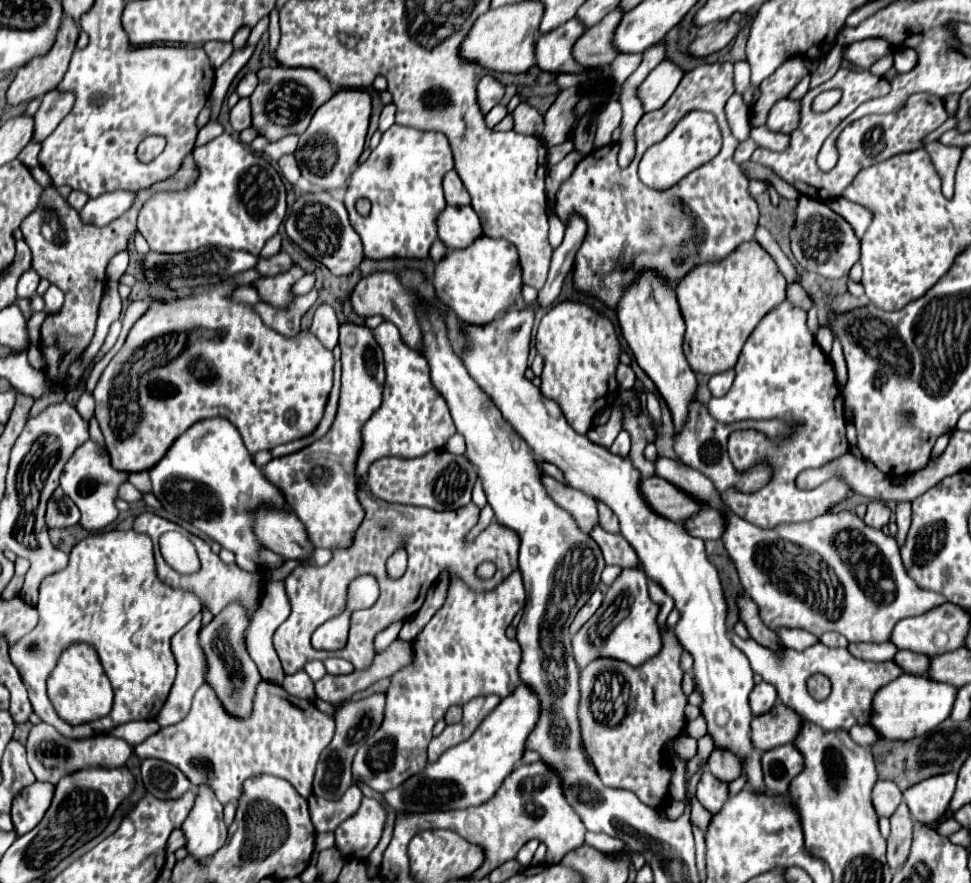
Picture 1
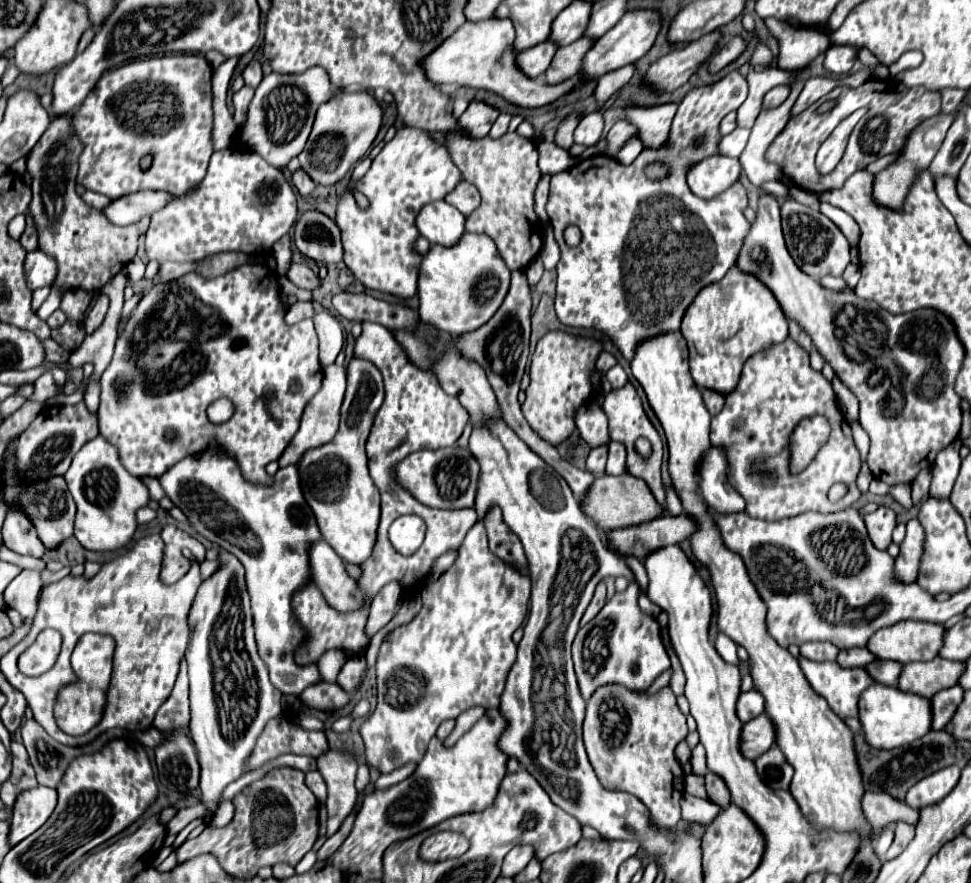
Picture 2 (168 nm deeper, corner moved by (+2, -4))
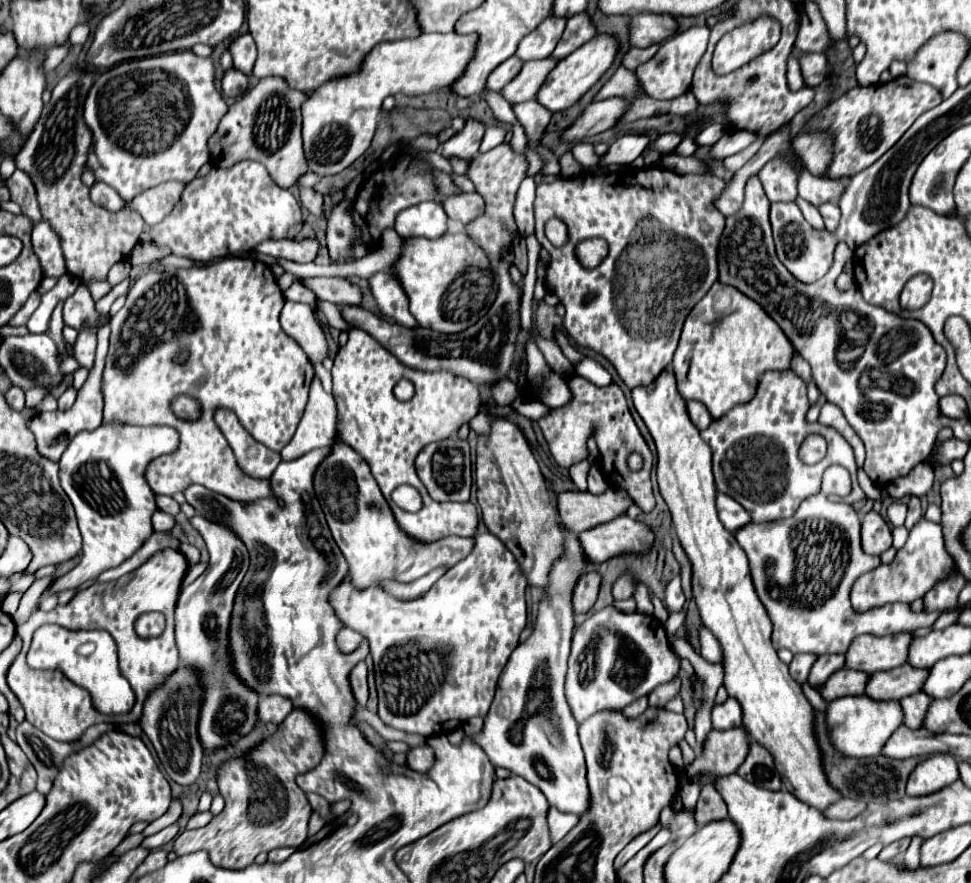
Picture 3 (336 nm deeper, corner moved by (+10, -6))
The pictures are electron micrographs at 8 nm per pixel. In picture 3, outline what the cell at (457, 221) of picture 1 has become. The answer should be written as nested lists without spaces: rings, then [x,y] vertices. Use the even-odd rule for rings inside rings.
[[[424,202],[400,212],[400,216],[396,216],[394,230],[402,238],[440,238],[446,234],[446,222],[448,216],[440,204]]]

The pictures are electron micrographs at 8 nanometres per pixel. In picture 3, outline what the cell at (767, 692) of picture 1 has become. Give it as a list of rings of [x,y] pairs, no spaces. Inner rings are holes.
[[[728,698],[724,704],[716,704],[712,708],[712,728],[714,730],[730,730],[742,724],[742,708],[736,700]]]

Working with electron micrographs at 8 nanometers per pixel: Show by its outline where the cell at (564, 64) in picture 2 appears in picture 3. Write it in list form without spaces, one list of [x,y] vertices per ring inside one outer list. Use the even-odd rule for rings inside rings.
[[[534,60],[534,62],[526,62],[520,70],[520,74],[508,82],[504,88],[502,88],[502,96],[506,98],[506,102],[510,106],[514,104],[520,104],[524,100],[532,100],[538,92],[538,88],[544,84],[548,72],[556,66],[558,60]]]

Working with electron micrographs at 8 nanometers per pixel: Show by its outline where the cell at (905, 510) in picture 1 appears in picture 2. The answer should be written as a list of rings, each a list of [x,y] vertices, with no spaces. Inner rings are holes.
[[[916,518],[908,520],[906,536],[900,544],[900,554],[896,558],[896,578],[900,582],[916,582],[920,554],[922,554],[922,542],[924,542],[924,530],[922,530],[920,522]]]

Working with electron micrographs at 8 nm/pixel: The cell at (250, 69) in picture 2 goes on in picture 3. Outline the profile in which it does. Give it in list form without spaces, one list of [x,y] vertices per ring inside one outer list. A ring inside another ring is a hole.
[[[250,32],[234,38],[230,42],[230,54],[234,58],[234,66],[238,70],[242,70],[244,74],[250,74],[252,72],[252,66],[254,66],[254,60],[256,60],[256,44],[250,36]]]

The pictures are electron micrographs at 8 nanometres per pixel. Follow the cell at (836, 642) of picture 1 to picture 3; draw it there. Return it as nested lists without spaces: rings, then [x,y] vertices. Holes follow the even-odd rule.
[[[796,654],[794,656],[794,660],[790,662],[790,676],[798,682],[798,684],[804,684],[806,682],[806,678],[808,678],[808,672],[810,672],[810,668],[812,668],[812,664],[816,662],[816,658],[818,656],[814,656],[814,654]]]

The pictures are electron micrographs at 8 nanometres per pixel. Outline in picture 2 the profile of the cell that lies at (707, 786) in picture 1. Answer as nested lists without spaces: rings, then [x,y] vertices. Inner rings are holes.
[[[690,760],[683,766],[685,772],[684,790],[692,796],[698,796],[698,798],[708,798],[706,794],[706,788],[704,788],[704,778],[702,776],[696,776],[691,773]]]

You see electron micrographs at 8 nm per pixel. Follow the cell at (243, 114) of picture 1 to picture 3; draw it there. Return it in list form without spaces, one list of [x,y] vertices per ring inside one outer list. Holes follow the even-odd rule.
[[[234,66],[230,70],[224,72],[224,78],[222,78],[222,92],[226,96],[234,96],[234,98],[240,98],[248,88],[248,76],[240,70],[236,70]]]

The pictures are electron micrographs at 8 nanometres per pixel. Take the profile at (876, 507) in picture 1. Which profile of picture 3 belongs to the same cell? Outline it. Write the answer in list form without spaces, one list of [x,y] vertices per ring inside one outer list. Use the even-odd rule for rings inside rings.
[[[874,510],[862,518],[861,545],[866,554],[876,554],[876,556],[880,556],[884,550],[892,546],[890,526]]]

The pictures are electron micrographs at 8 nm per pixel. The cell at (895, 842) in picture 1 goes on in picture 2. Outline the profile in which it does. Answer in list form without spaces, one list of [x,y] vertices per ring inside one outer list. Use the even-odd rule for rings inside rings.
[[[898,822],[894,828],[894,842],[892,842],[890,850],[886,852],[886,860],[892,860],[898,854],[902,854],[902,850],[908,846],[908,842],[912,838],[914,838],[914,826],[906,824],[906,822]]]

